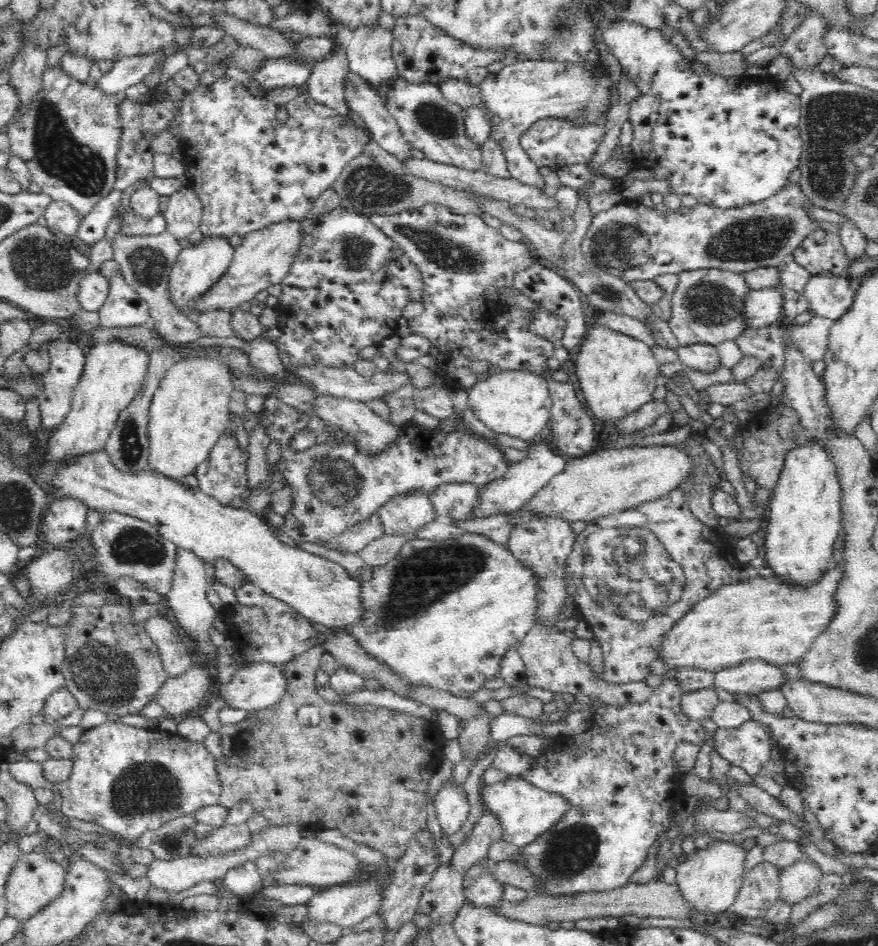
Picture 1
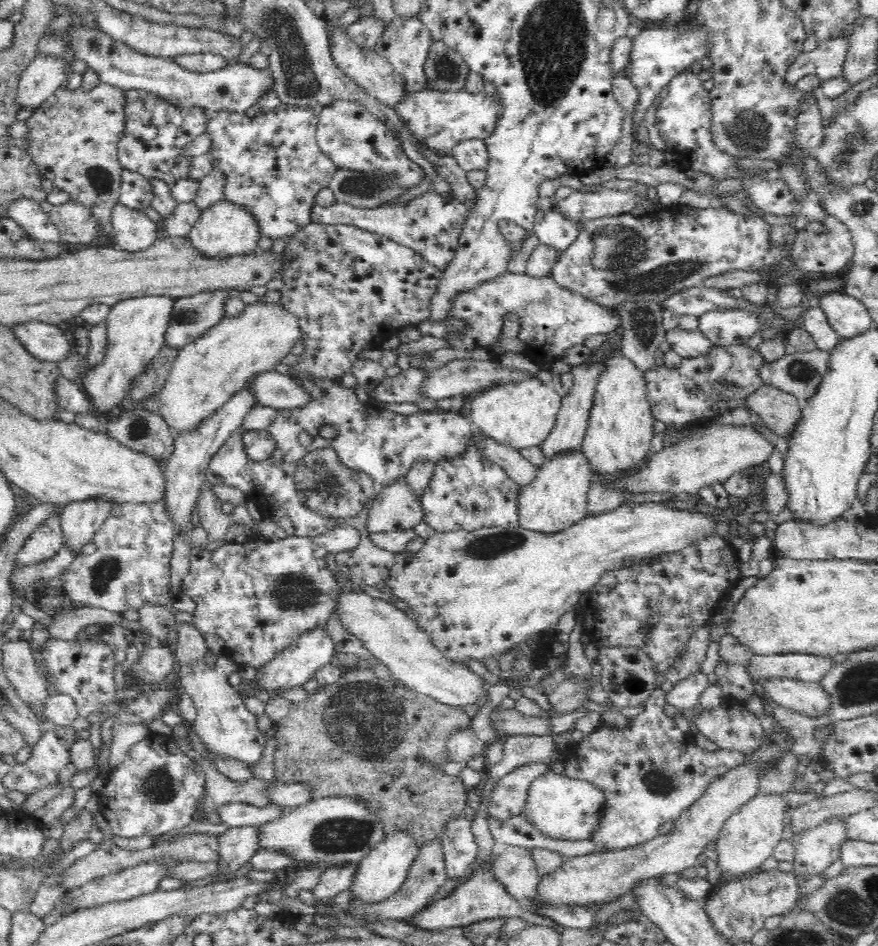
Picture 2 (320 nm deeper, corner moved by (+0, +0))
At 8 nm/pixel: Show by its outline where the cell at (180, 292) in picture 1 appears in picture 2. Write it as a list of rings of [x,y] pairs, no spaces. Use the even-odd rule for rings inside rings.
[[[222,200],[201,213],[187,237],[190,239],[191,246],[203,258],[226,260],[232,256],[246,256],[246,254],[253,252],[257,247],[258,240],[260,240],[259,234],[257,224],[247,214],[247,210],[243,210],[241,206],[235,206],[227,200]]]

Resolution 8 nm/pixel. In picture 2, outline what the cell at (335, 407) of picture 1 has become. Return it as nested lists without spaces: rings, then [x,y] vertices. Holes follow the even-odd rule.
[[[264,371],[248,383],[256,391],[258,403],[277,409],[304,408],[312,402],[312,393],[289,374],[280,371]]]

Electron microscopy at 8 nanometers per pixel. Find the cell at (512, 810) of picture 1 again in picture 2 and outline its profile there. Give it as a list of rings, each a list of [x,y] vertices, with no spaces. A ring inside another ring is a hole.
[[[548,770],[537,776],[527,788],[522,815],[545,838],[588,840],[591,832],[598,828],[603,800],[603,792],[593,784],[582,780],[570,780]]]

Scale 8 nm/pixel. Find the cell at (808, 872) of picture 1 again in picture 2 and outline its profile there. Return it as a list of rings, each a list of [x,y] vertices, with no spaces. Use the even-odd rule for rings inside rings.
[[[844,818],[794,835],[790,841],[795,848],[792,872],[797,878],[821,876],[839,859],[840,843],[846,838]]]

